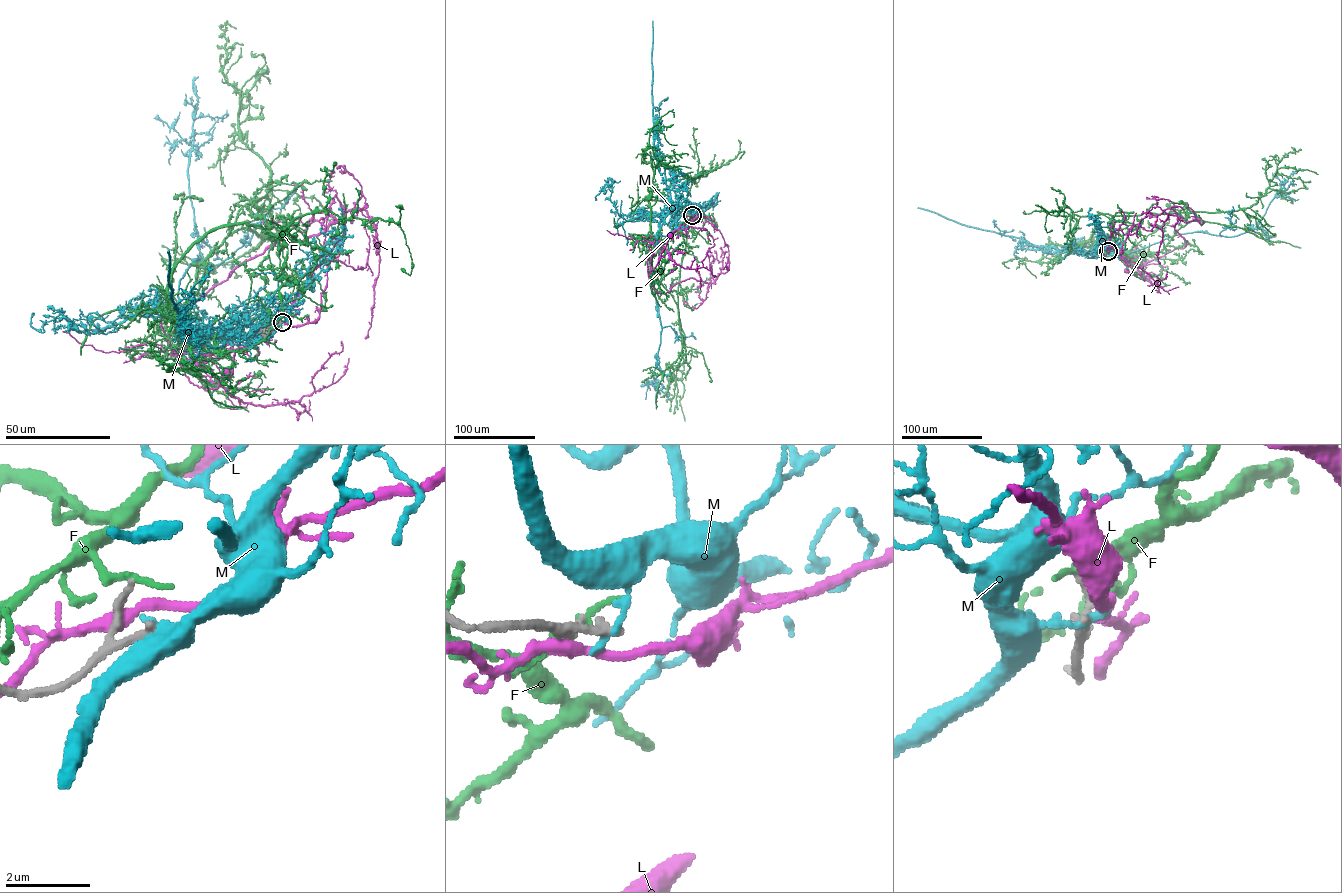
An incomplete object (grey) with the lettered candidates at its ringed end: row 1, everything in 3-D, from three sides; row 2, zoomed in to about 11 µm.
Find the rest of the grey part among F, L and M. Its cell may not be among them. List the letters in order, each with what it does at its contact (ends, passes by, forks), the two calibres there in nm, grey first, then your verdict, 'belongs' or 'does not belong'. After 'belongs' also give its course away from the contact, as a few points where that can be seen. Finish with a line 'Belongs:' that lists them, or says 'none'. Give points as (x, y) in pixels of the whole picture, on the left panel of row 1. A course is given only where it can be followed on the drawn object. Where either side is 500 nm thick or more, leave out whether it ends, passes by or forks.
F: it ends; calibres 180 and 220 nm; does not belong
L: it passes by; calibres 200 and 280 nm; does not belong
M: it ends; calibres 220 and 180 nm; does not belong
Belongs: none

